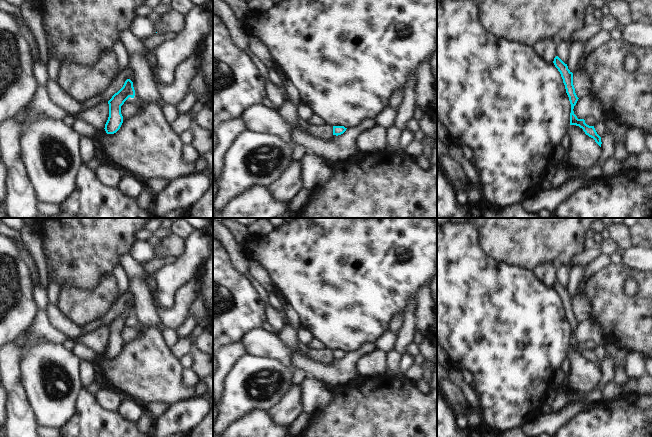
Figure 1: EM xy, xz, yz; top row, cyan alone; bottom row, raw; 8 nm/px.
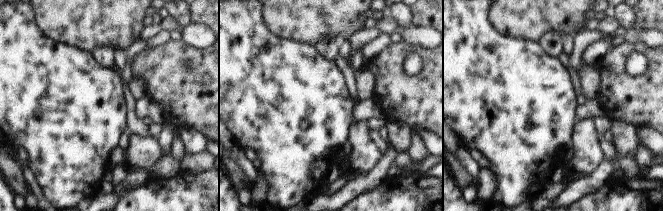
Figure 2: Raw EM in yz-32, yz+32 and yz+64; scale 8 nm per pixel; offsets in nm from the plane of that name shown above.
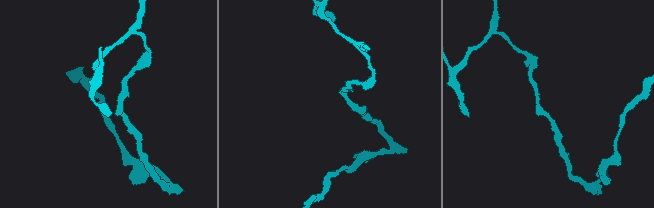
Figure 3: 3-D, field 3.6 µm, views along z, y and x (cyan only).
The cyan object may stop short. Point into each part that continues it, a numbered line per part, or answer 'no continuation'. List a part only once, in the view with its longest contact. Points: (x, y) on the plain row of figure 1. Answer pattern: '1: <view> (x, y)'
no continuation

